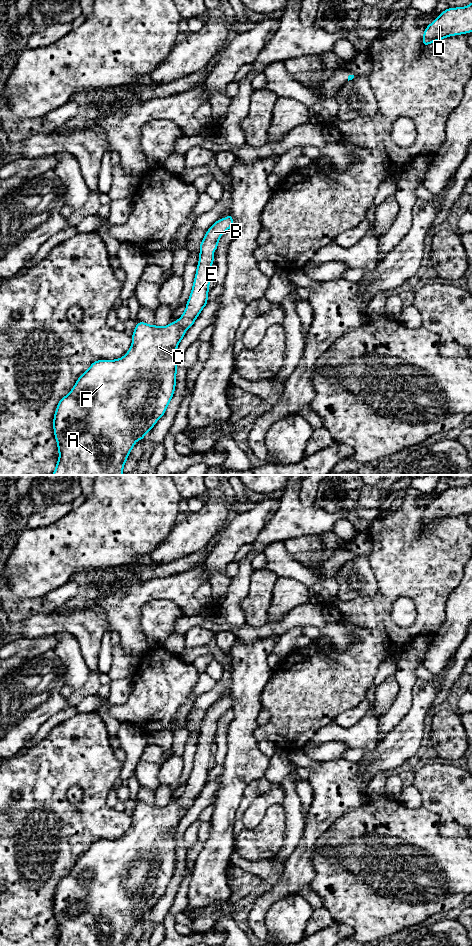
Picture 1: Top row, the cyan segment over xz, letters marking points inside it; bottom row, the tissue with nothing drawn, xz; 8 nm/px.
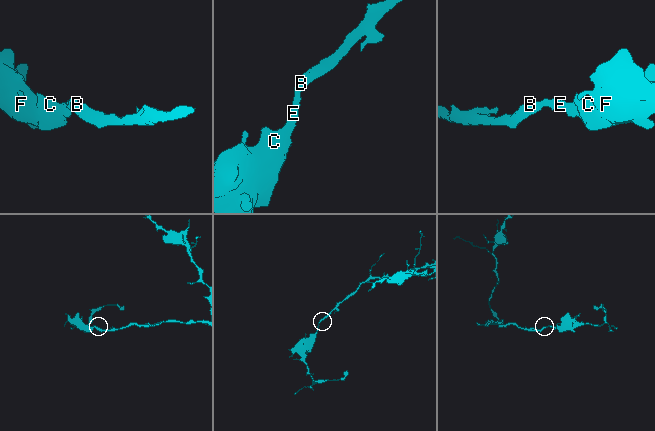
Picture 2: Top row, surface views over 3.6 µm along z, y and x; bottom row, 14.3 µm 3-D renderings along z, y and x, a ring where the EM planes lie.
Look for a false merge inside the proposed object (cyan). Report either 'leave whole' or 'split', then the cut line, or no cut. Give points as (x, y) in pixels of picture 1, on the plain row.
leave whole; cut none

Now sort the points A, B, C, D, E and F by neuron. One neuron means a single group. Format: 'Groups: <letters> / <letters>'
Groups: A B C D E F

